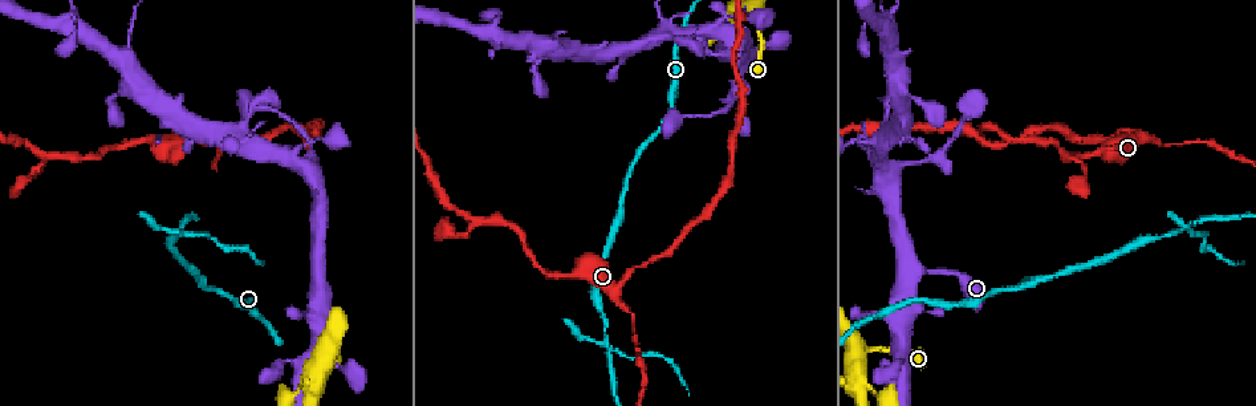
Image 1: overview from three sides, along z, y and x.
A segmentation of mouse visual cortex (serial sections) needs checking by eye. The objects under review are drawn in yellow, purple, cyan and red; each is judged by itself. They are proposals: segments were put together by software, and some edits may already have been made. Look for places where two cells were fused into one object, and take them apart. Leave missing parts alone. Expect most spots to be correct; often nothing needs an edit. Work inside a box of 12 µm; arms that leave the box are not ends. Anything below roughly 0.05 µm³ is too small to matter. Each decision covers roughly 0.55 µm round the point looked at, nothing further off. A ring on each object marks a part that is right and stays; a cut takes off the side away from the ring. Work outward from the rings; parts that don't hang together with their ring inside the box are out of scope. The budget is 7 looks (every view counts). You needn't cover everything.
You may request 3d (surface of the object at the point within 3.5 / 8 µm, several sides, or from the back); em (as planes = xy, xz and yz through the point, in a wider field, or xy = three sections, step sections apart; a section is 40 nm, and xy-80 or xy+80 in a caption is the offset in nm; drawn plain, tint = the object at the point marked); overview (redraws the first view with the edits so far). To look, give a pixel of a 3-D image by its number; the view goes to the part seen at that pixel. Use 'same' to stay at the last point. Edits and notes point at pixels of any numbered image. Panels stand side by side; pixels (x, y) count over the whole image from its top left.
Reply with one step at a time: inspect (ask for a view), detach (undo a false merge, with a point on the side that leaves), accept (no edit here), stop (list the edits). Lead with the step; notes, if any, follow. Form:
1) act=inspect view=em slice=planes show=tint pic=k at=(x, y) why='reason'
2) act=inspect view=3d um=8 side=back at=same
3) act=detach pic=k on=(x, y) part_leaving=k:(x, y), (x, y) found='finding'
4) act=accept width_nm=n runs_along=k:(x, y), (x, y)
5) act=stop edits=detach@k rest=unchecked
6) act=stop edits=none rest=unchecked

act=inspect view=3d um=8 pic=1 at=(564, 276) why='calibre changes'

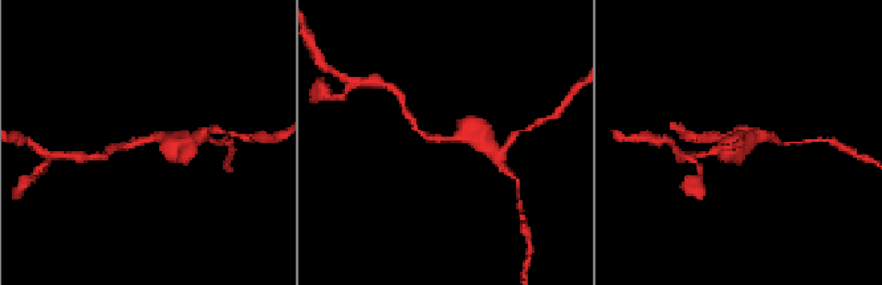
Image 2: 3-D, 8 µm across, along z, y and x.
act=inspect view=em slice=xy step=3 show=tint pic=2 at=(154, 138) arm_widths_nm=150,500 why='now the EM'

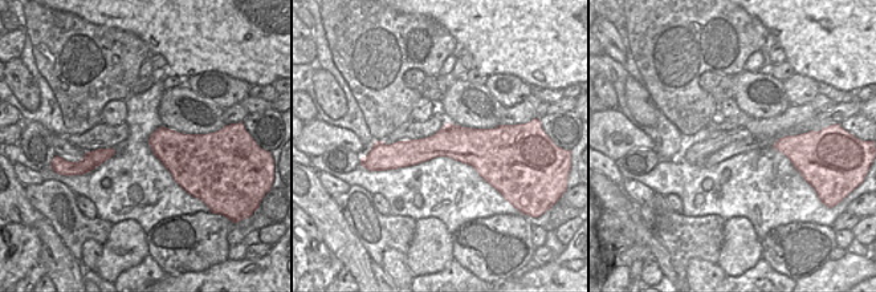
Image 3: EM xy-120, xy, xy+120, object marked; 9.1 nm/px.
act=accept runs_along=2:(486, 139), (427, 138), (414, 126) found='continuous, no second cell'

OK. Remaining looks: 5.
act=inspect view=3d um=3.5 pic=1 at=(626, 310)

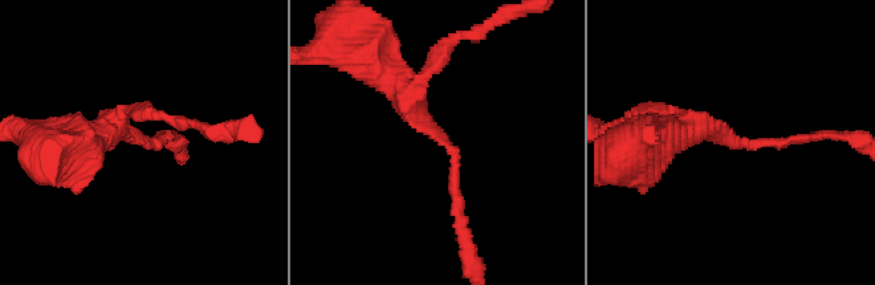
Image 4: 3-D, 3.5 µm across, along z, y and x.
act=inspect view=em slice=xy step=5 show=tint pic=4 at=(442, 142) arm_widths_nm=150,400 why='need the tissue'

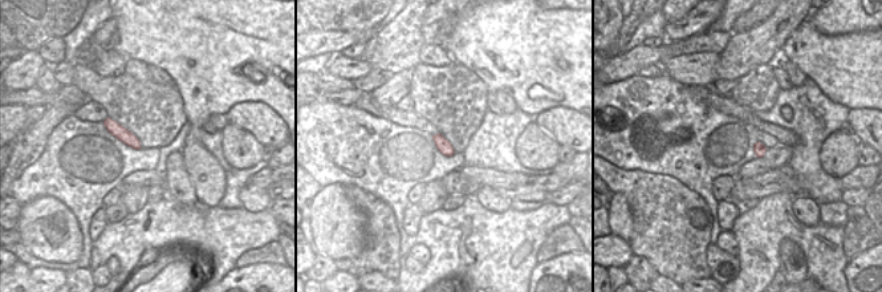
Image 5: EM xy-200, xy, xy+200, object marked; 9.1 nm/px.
act=inspect view=em slice=planes show=tint at=same why='cut it another way'

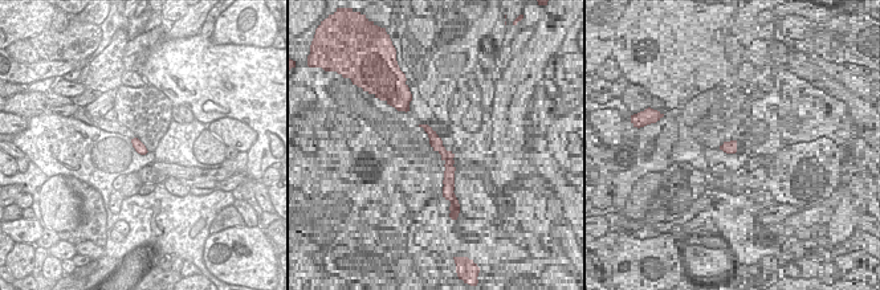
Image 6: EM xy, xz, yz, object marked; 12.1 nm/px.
act=accept runs_along=4:(389, 76), (454, 151), (458, 226) found='continuous, no second cell'

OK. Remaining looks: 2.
act=inspect view=3d um=3.5 pic=1 at=(183, 225) why='three-way junction'

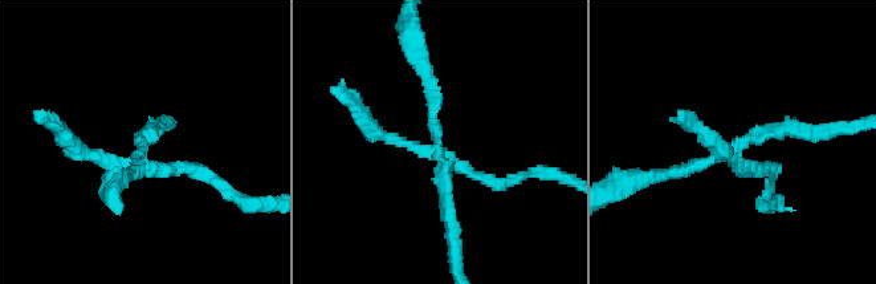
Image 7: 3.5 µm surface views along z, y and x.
act=detach pic=7 on=(183, 167) part_leaving=7:(147, 165), (200, 169), (253, 202) found='a second cell is stuck on'

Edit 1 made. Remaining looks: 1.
act=stop edits=detach@7 rest=unchecked

